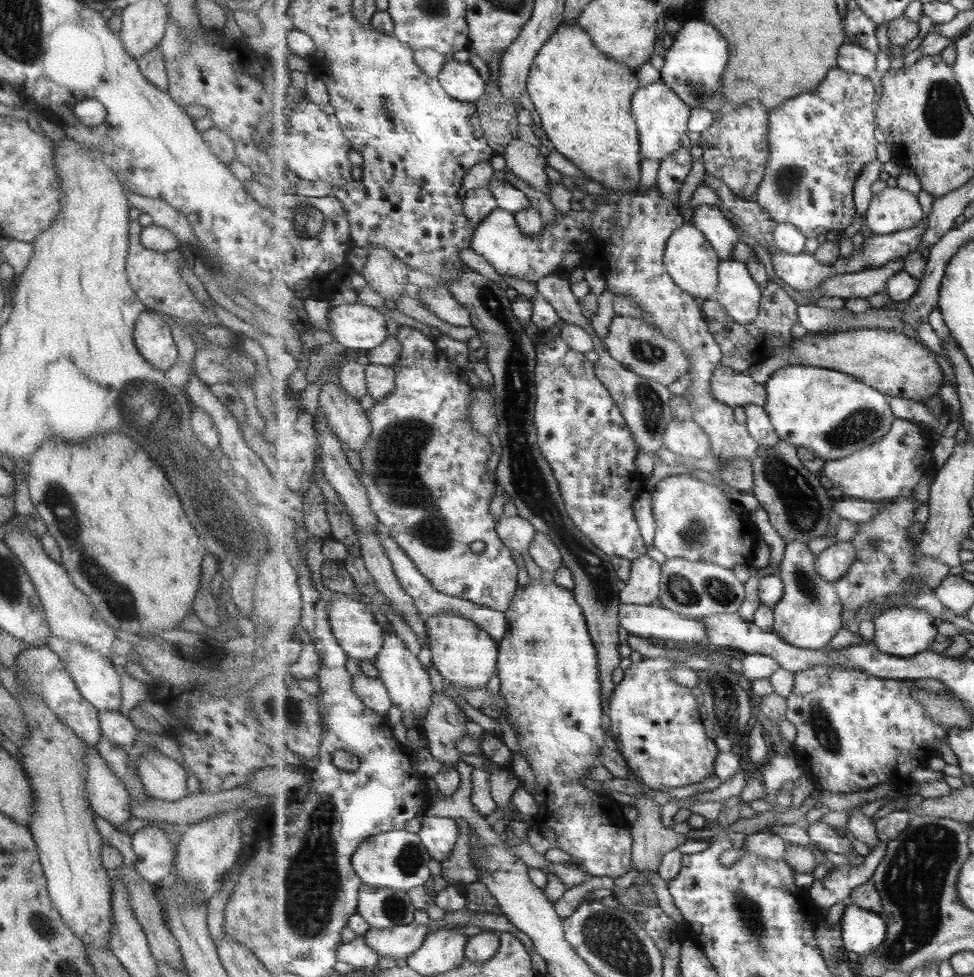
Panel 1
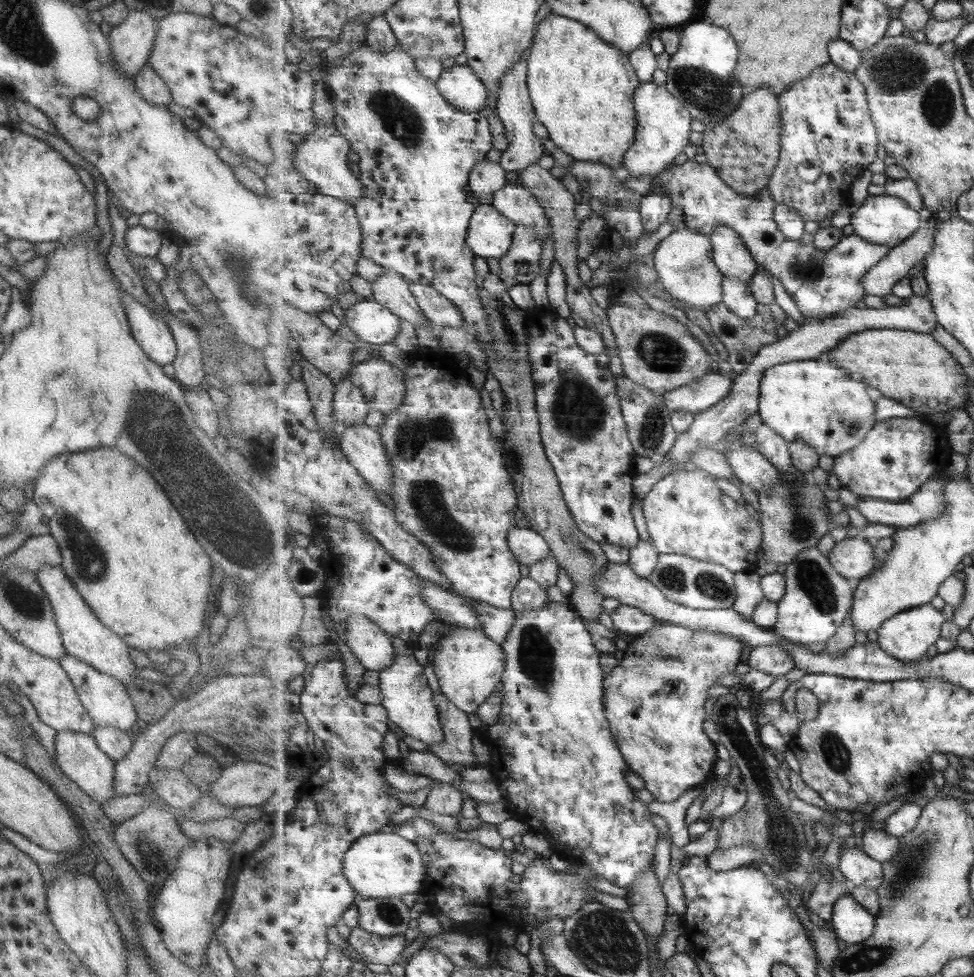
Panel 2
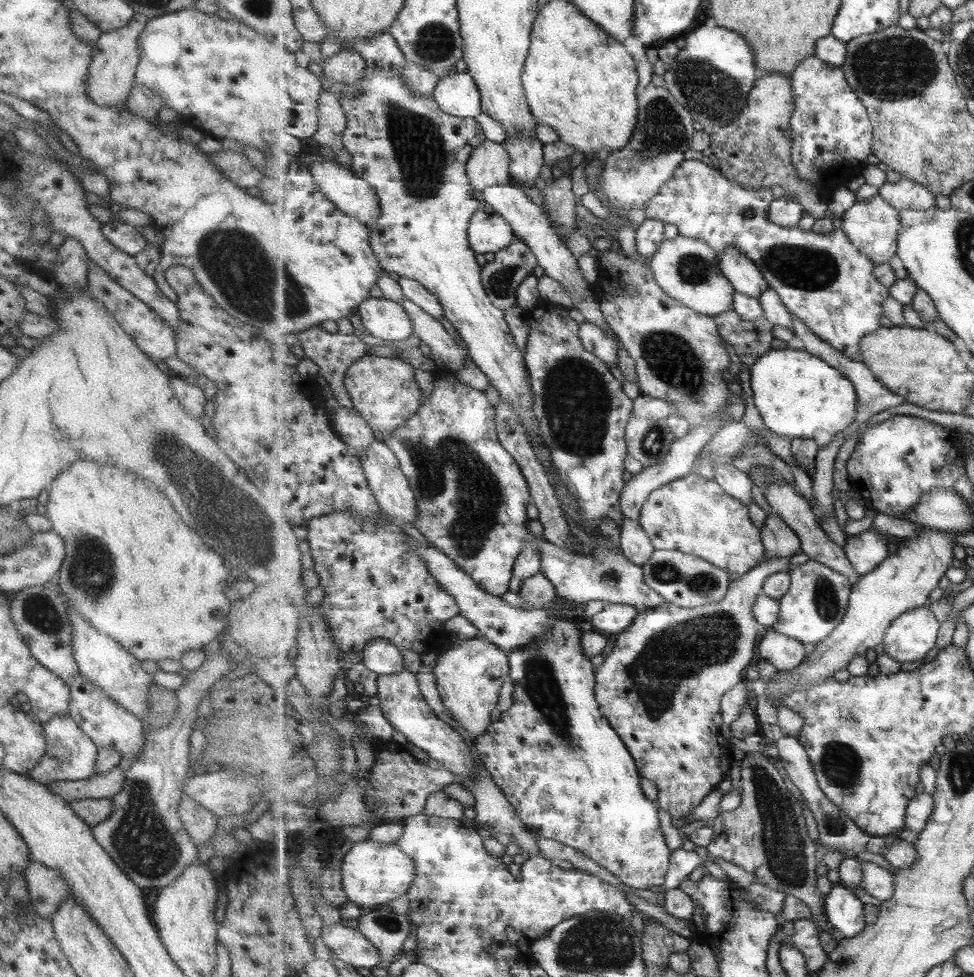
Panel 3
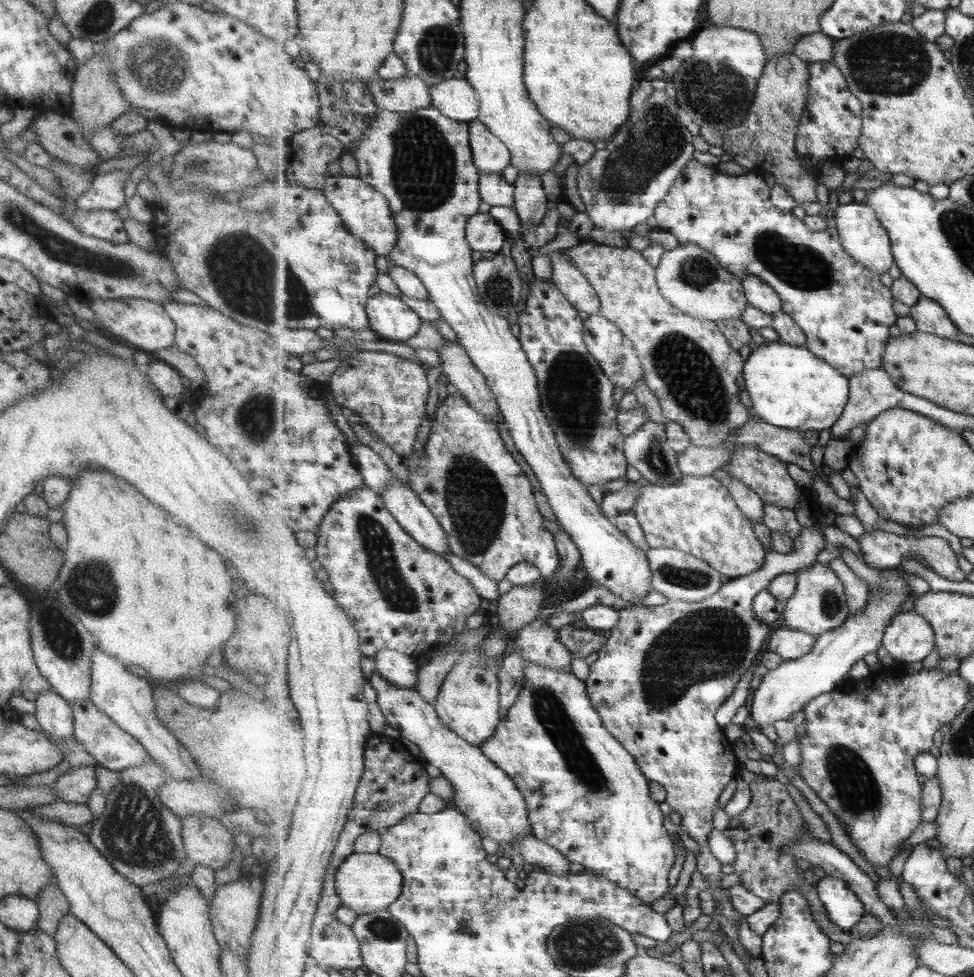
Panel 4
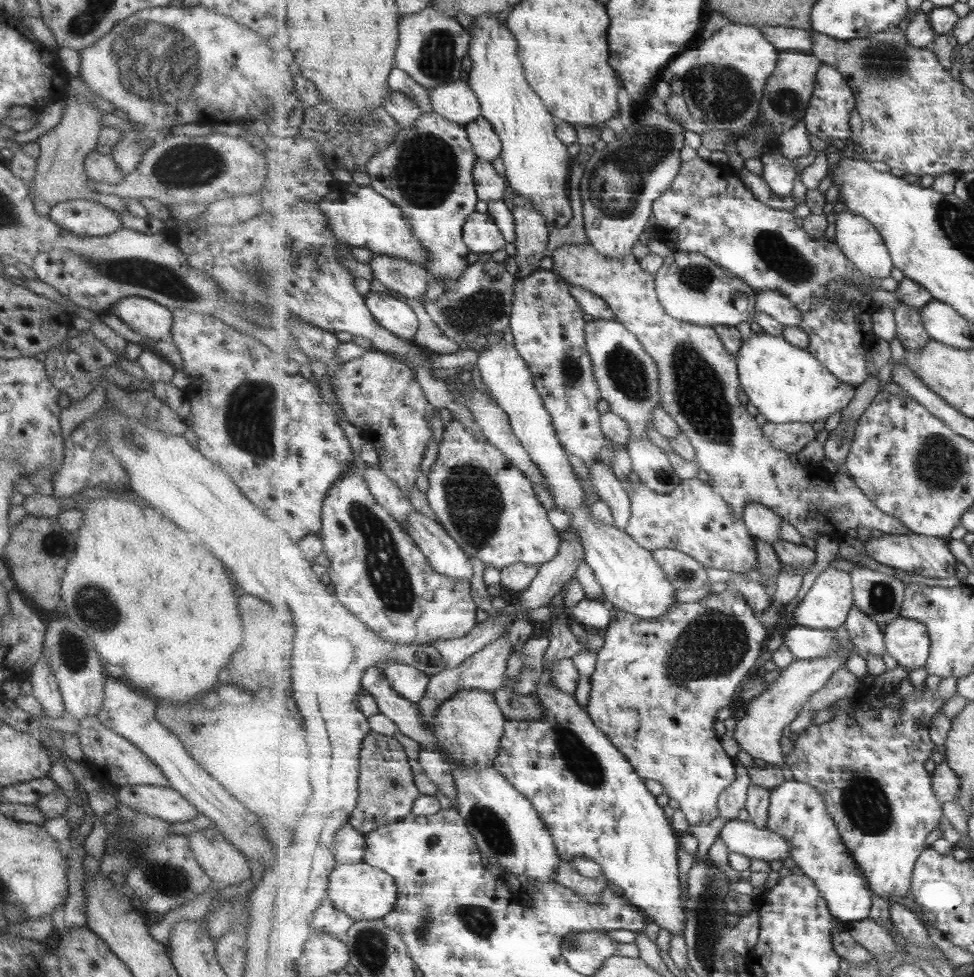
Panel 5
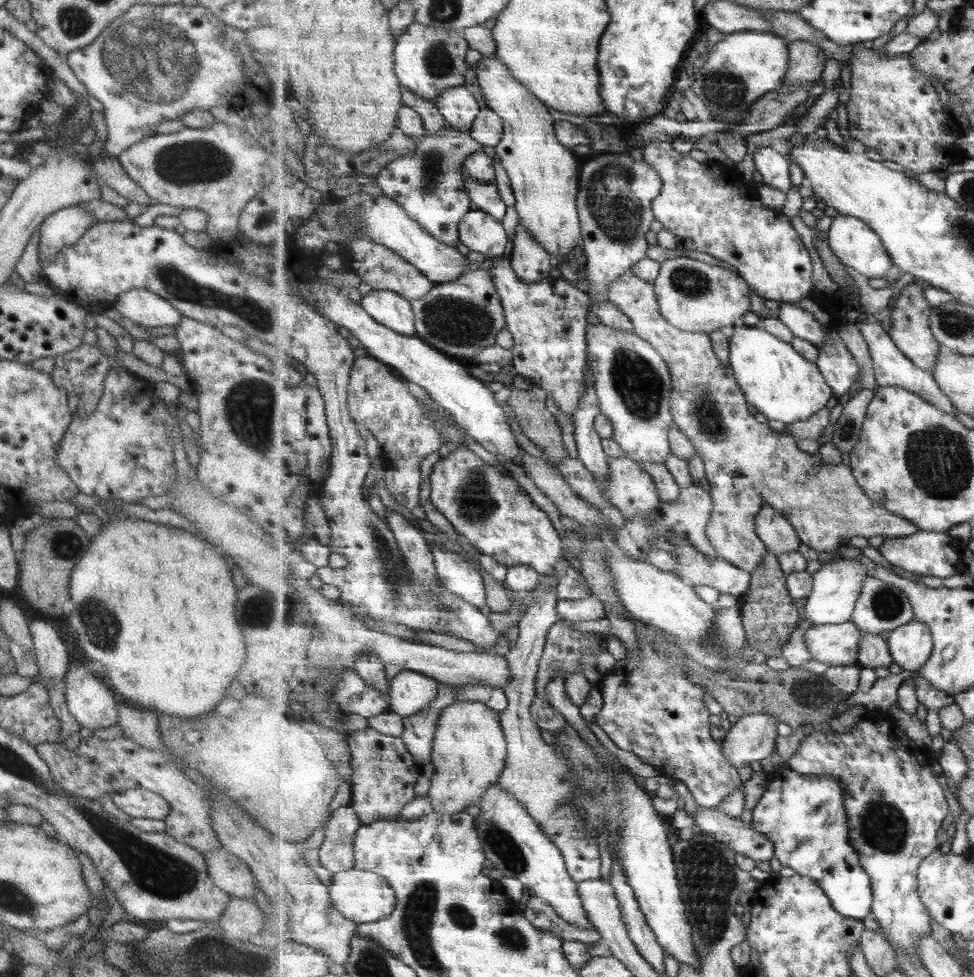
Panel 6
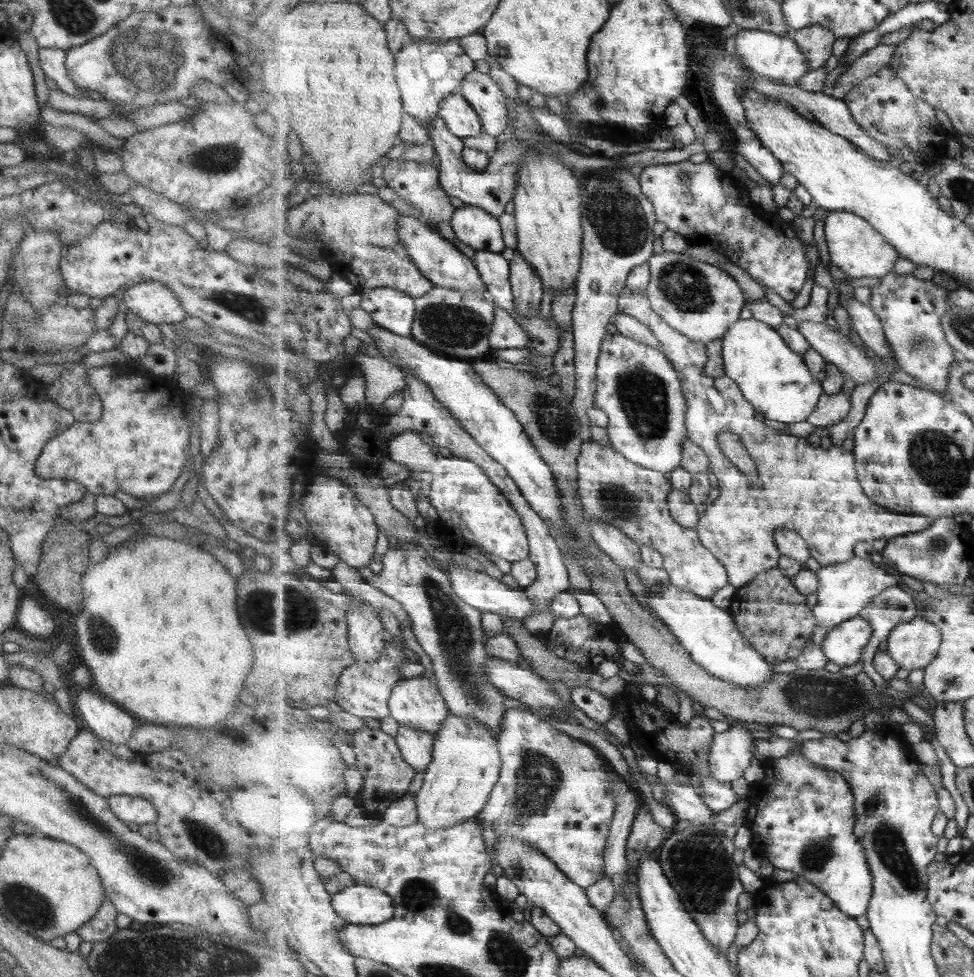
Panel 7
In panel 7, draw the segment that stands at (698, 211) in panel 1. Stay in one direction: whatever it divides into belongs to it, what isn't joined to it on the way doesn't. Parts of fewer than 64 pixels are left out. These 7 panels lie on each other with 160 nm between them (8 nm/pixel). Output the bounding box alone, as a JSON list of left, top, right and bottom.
[799,322,878,386]

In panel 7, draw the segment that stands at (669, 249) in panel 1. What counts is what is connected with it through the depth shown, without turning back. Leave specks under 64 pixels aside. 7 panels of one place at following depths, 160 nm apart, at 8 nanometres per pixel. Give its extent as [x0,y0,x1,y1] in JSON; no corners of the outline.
[646,251,746,346]

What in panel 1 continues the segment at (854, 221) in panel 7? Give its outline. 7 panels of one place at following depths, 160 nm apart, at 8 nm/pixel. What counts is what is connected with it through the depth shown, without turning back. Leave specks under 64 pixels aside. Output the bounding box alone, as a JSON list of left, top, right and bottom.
[866,185,924,235]

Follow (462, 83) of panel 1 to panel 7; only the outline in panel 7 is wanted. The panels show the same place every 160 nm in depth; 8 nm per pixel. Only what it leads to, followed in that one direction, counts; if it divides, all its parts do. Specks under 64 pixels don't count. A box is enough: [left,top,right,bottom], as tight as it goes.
[440,91,484,138]

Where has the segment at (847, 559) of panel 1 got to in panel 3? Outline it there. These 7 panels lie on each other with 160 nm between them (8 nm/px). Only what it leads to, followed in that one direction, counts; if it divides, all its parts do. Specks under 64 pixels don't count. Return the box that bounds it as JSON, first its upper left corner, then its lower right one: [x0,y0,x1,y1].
[845,528,894,575]

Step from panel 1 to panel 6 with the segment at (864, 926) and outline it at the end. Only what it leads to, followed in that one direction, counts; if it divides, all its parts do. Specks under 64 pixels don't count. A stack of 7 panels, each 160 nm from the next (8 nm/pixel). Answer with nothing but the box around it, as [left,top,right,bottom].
[748,768,874,918]

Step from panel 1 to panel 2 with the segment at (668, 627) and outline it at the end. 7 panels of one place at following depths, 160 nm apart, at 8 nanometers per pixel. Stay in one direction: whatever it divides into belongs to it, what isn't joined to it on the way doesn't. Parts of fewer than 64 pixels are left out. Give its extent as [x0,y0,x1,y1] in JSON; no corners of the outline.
[611,605,661,636]

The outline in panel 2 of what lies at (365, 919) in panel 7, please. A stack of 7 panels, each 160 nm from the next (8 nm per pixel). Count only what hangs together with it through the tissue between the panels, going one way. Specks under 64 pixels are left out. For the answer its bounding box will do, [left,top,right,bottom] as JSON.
[345,832,426,898]

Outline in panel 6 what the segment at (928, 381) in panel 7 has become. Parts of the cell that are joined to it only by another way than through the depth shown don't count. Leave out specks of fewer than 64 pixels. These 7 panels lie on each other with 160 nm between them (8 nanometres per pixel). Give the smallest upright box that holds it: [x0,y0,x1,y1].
[888,283,945,377]

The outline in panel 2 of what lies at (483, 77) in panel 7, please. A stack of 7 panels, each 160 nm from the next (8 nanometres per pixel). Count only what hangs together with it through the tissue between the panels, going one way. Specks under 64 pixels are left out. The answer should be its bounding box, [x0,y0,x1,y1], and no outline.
[469,159,507,204]

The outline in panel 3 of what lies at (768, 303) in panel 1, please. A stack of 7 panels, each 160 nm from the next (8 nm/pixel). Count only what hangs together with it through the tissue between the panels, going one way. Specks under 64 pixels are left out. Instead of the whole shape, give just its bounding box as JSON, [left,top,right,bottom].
[714,310,775,368]

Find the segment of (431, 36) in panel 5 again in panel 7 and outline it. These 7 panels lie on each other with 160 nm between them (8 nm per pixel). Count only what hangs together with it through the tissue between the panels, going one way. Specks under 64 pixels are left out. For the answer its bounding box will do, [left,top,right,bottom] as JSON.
[396,39,475,128]

